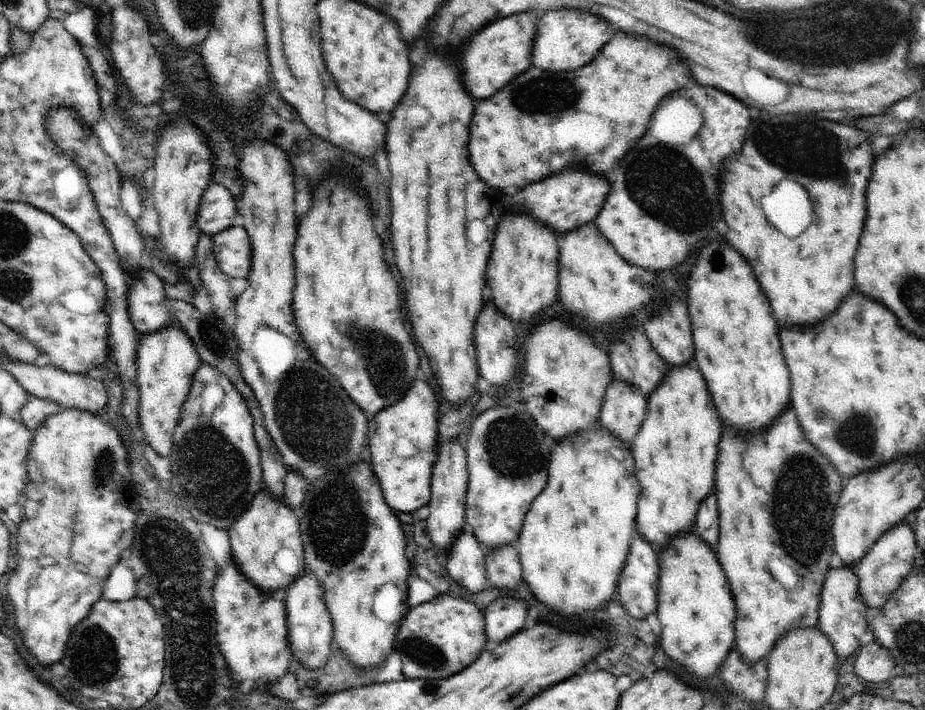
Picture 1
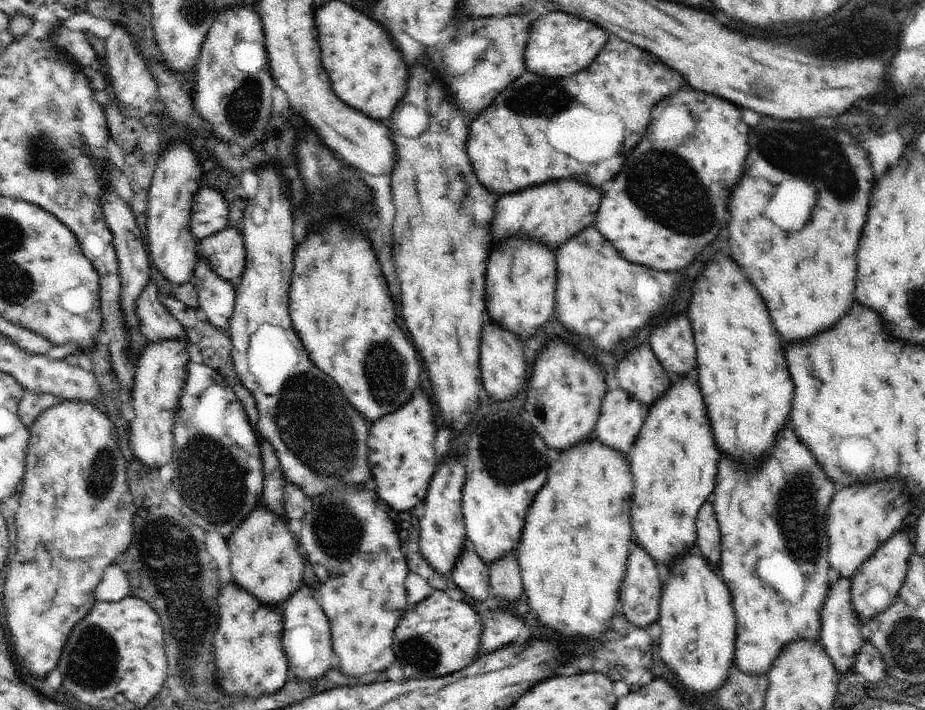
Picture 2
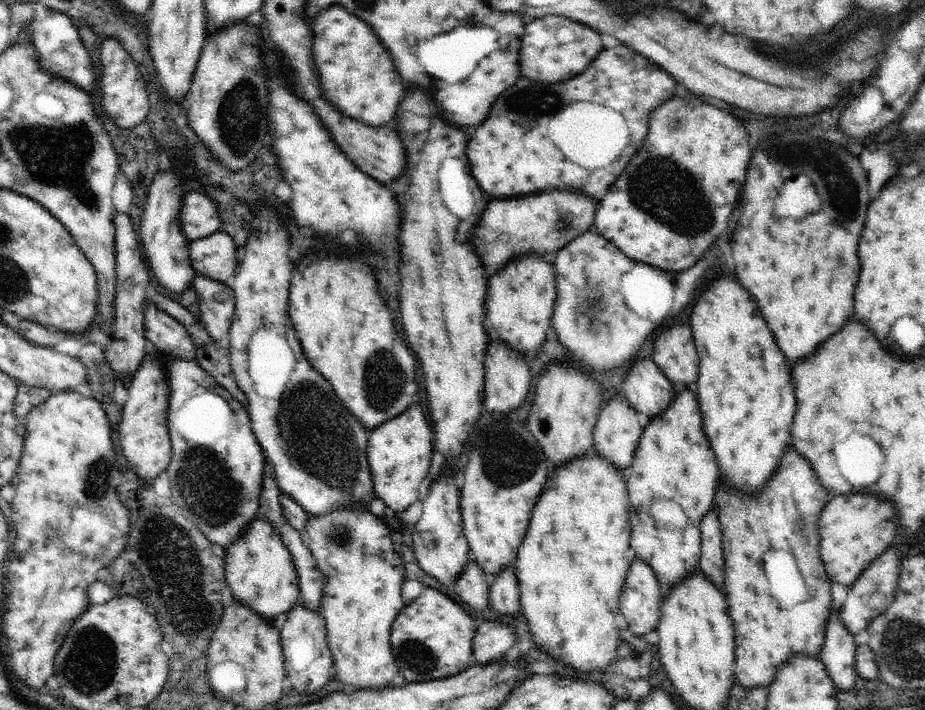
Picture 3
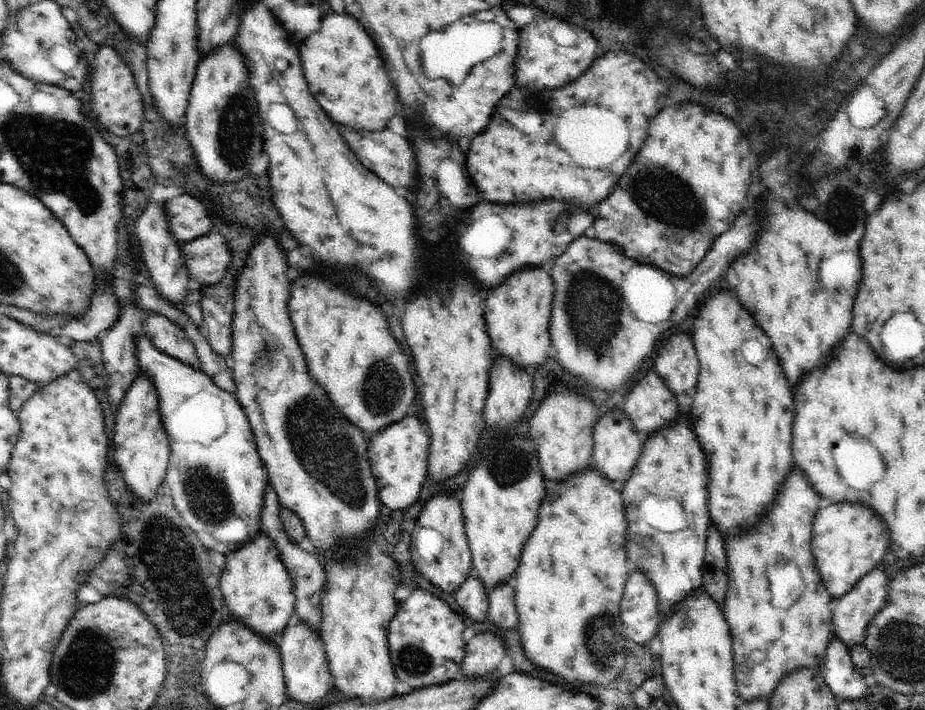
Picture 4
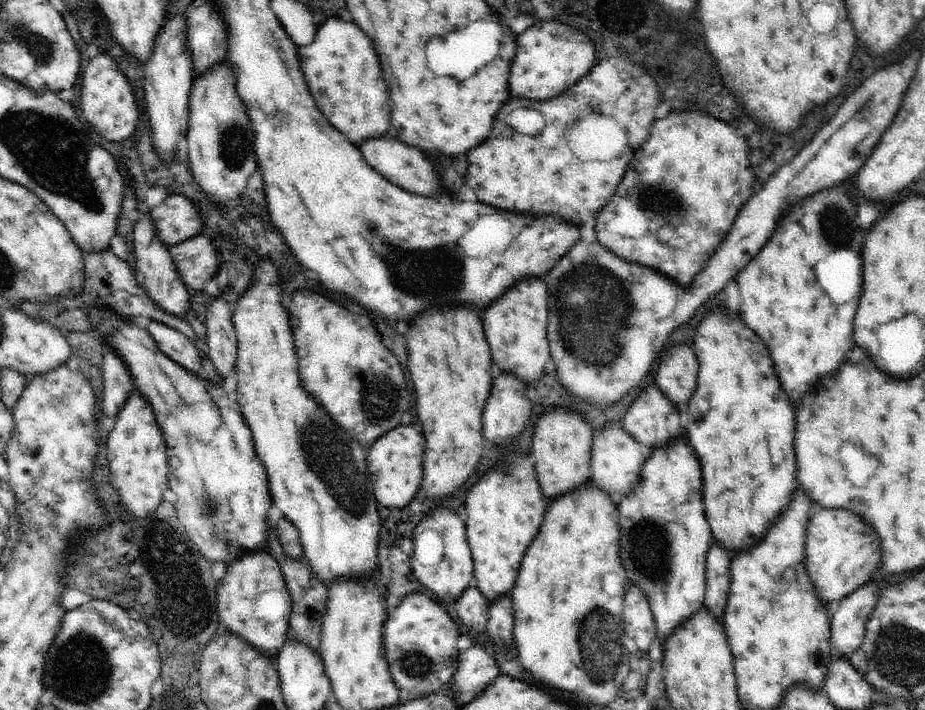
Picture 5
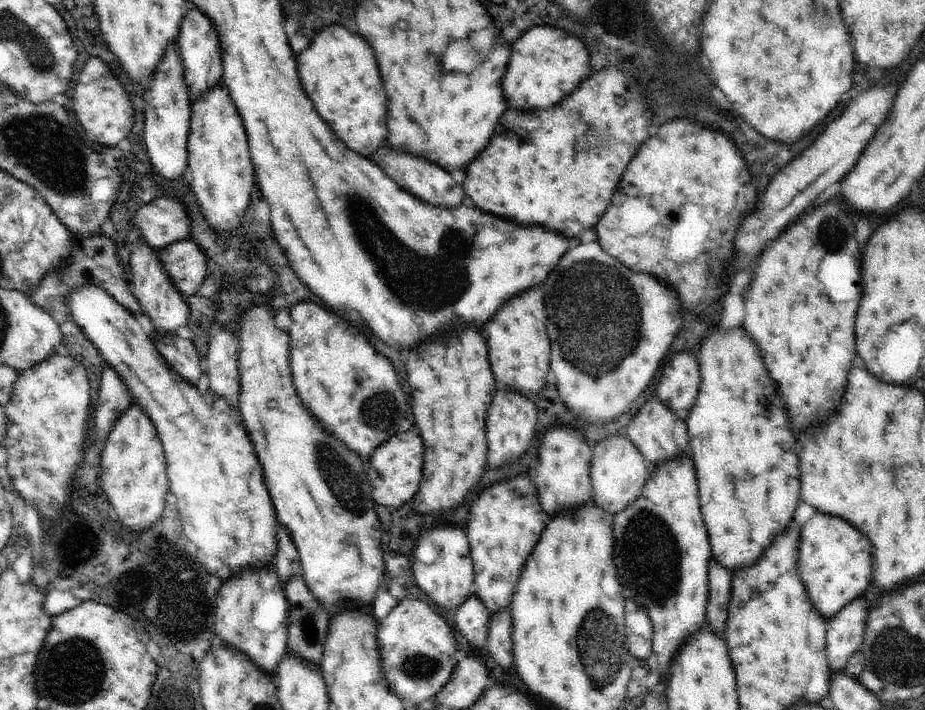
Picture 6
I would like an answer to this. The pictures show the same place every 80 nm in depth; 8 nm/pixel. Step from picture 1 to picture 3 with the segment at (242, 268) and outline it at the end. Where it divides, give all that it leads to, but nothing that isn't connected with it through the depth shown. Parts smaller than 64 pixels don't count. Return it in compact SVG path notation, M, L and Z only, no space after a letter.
M222 230L203 239L191 241L189 247L195 272L214 280L226 282L232 274L236 274L240 266L236 253L239 247L230 234Z

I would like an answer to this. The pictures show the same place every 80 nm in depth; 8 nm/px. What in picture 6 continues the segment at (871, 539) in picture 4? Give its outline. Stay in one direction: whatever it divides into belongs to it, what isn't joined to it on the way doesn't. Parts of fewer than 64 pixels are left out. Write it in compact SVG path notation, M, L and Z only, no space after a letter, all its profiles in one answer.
M816 512L800 530L798 572L810 600L830 621L845 604L858 598L870 586L874 546L870 546L870 540L862 536L862 532L856 532L852 524L846 524L846 520L822 512Z

